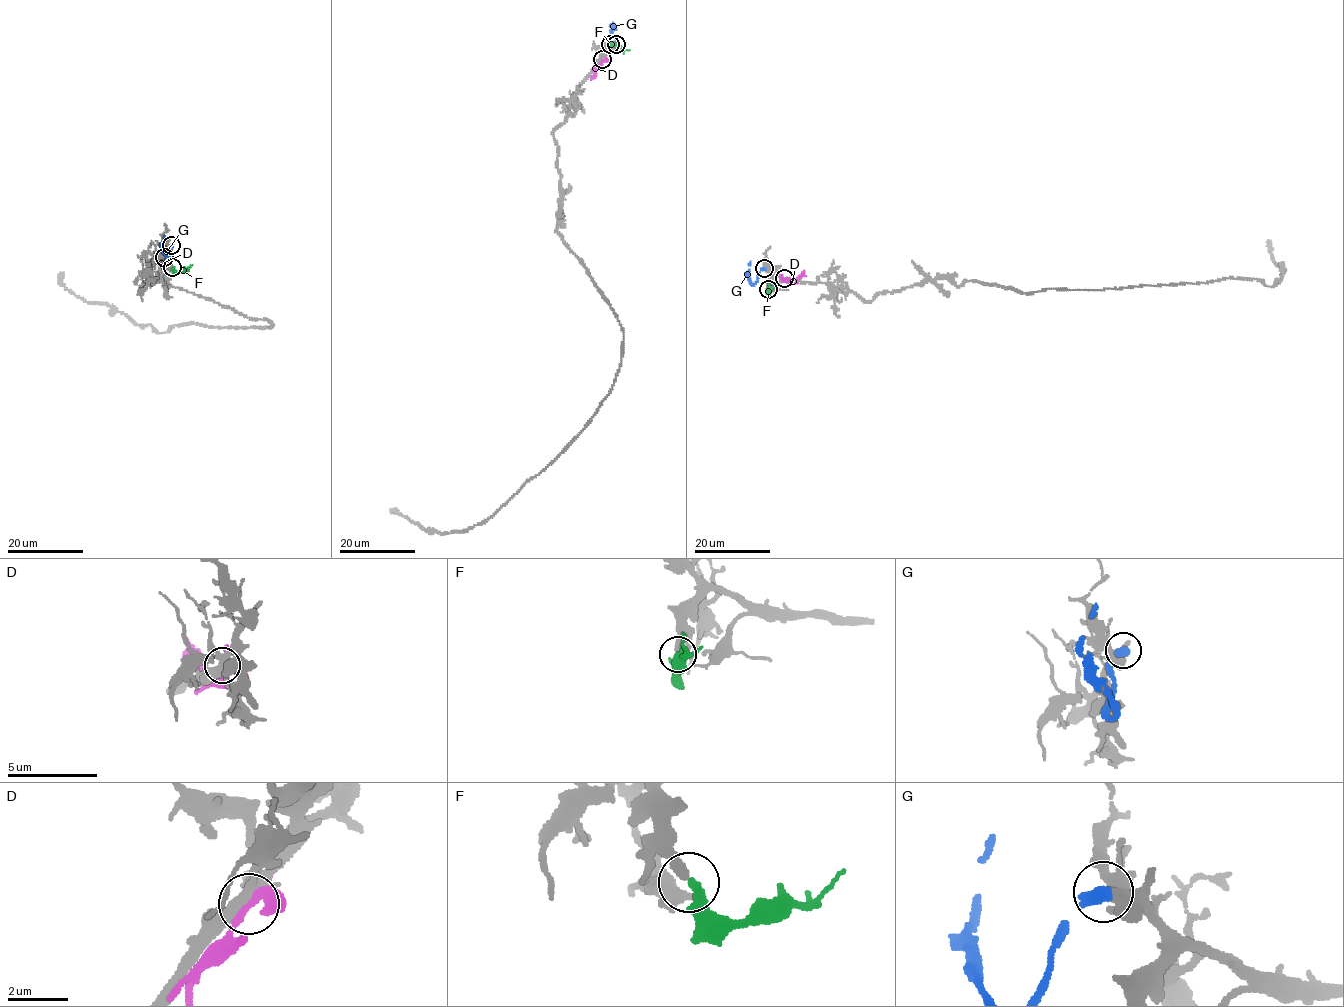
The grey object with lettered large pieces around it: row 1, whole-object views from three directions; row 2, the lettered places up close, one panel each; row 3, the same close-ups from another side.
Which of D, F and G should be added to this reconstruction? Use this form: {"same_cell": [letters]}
{"same_cell": ["F", "G"]}

